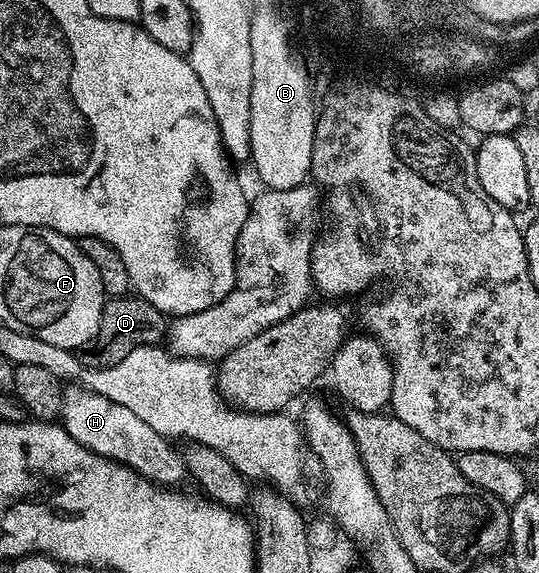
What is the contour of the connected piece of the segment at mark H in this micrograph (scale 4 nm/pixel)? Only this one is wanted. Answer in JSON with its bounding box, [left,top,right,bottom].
[58,385,186,488]

